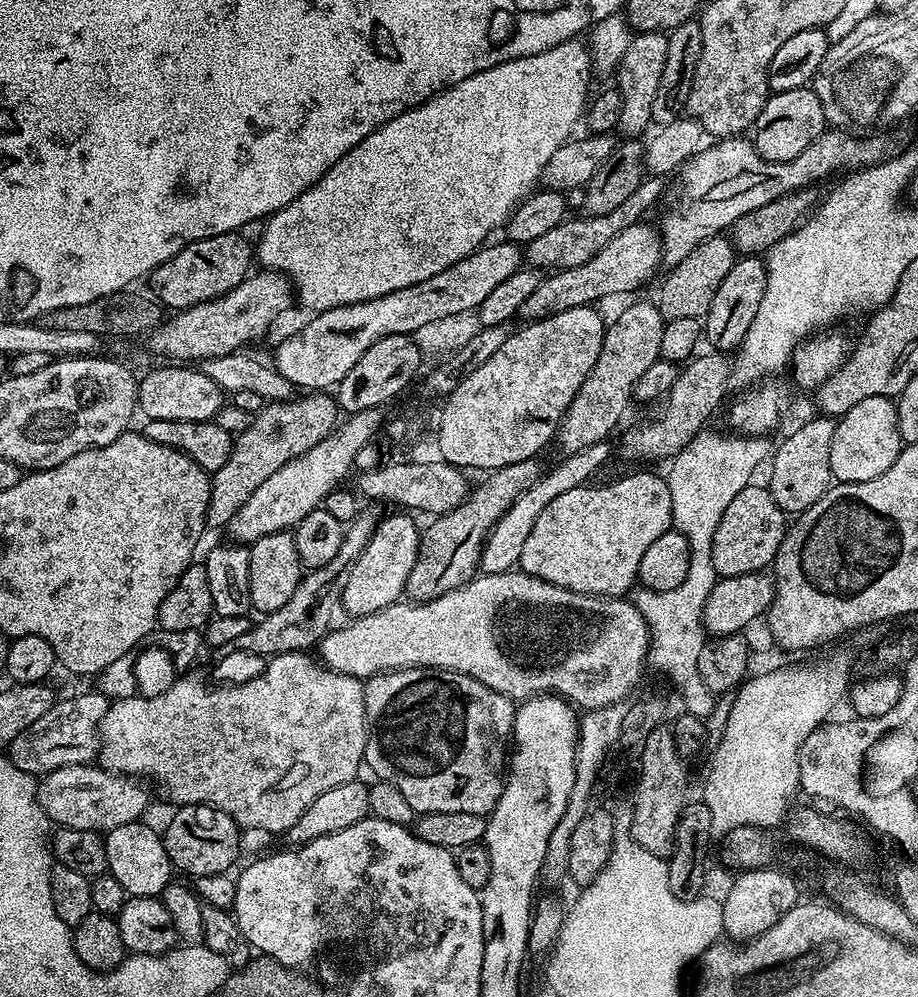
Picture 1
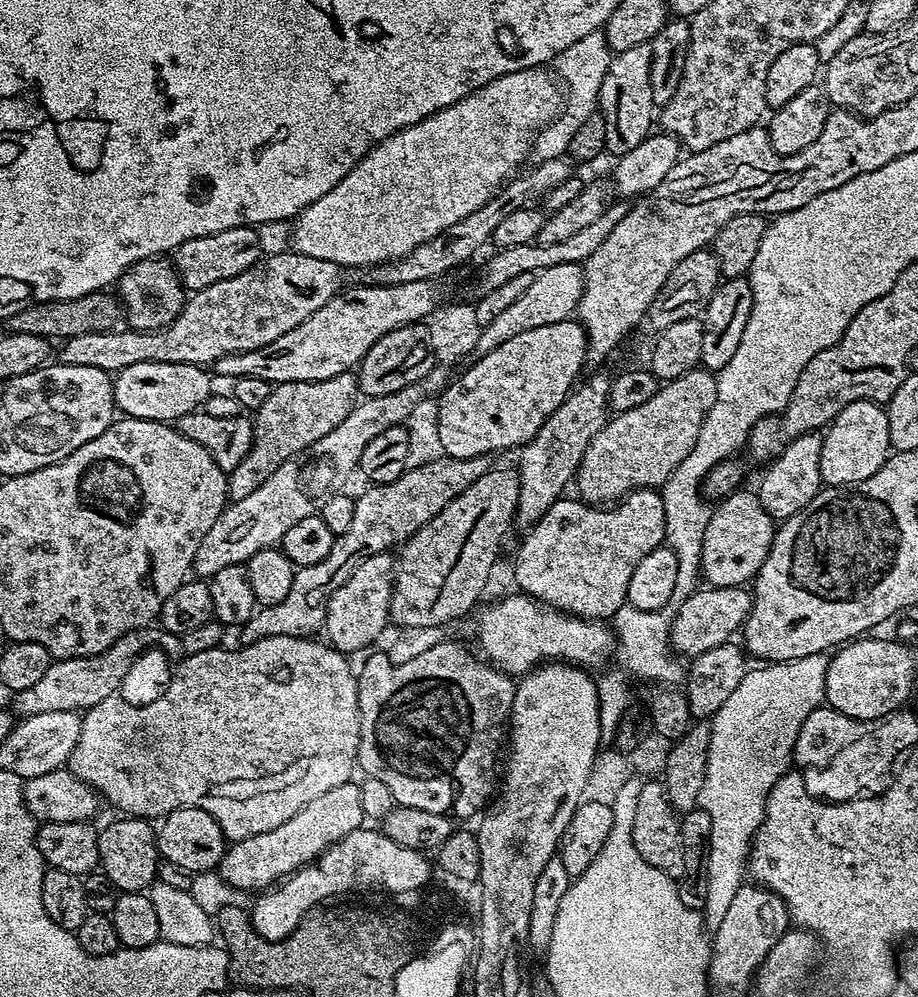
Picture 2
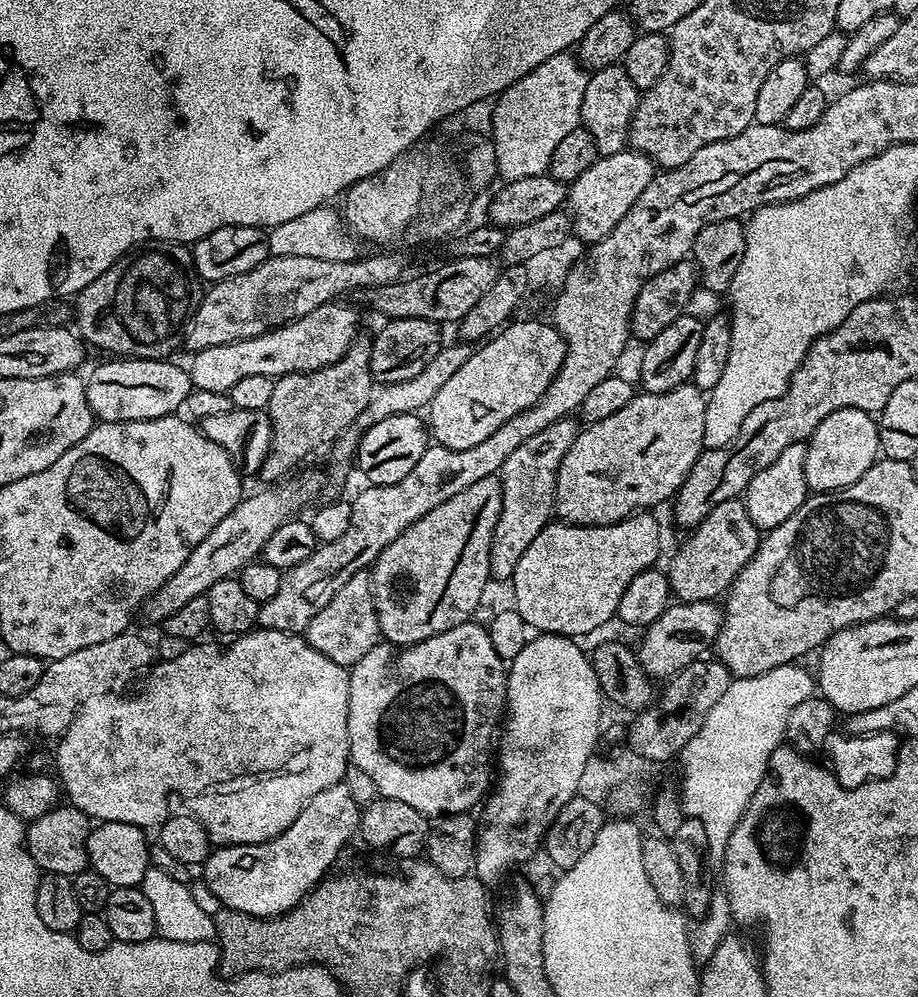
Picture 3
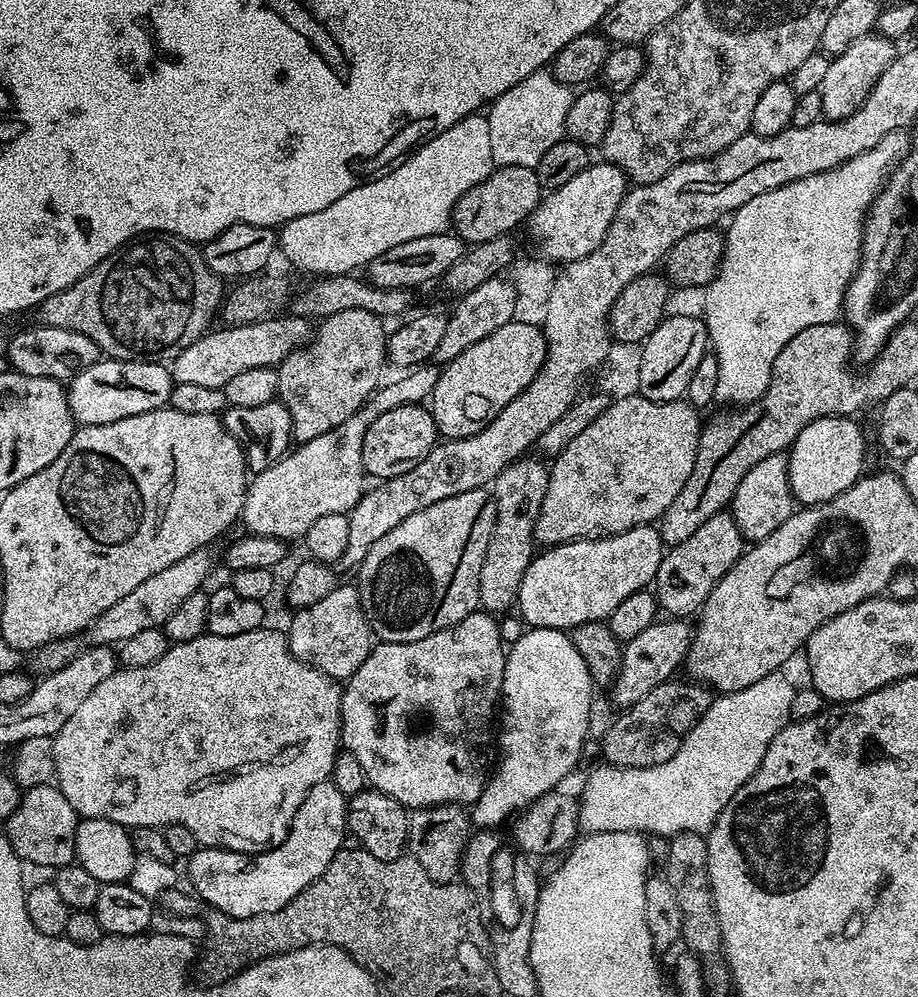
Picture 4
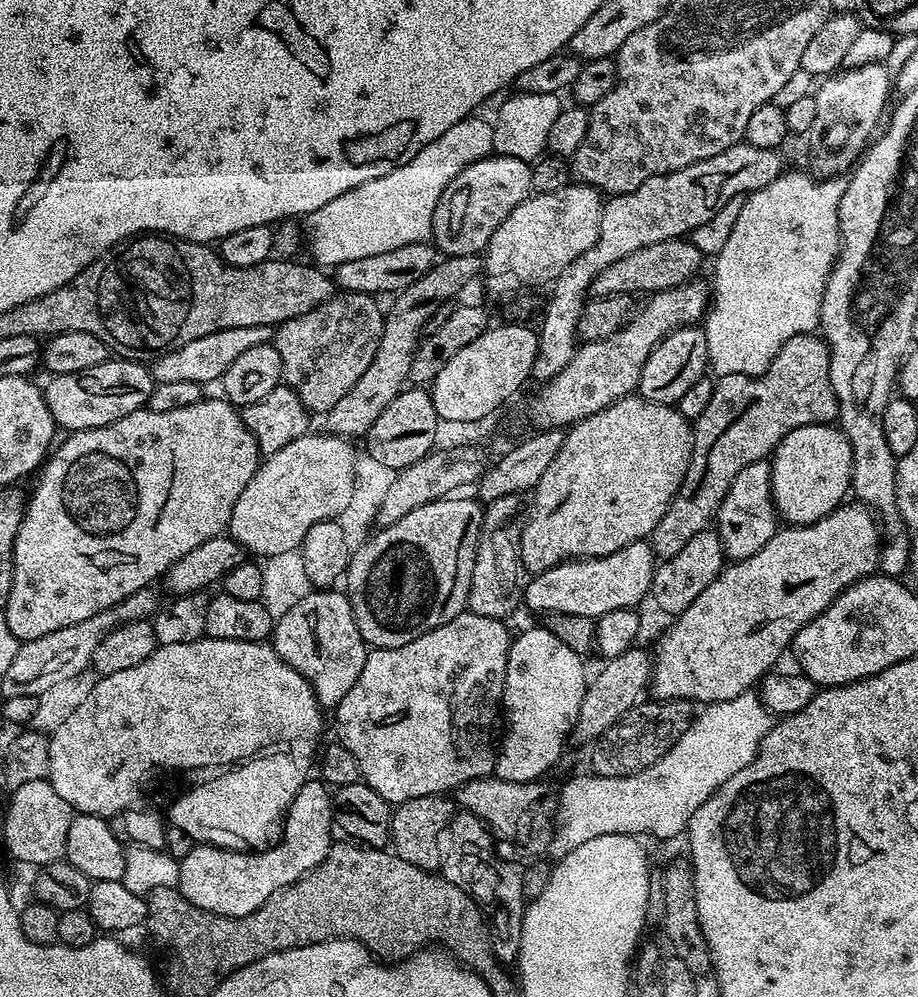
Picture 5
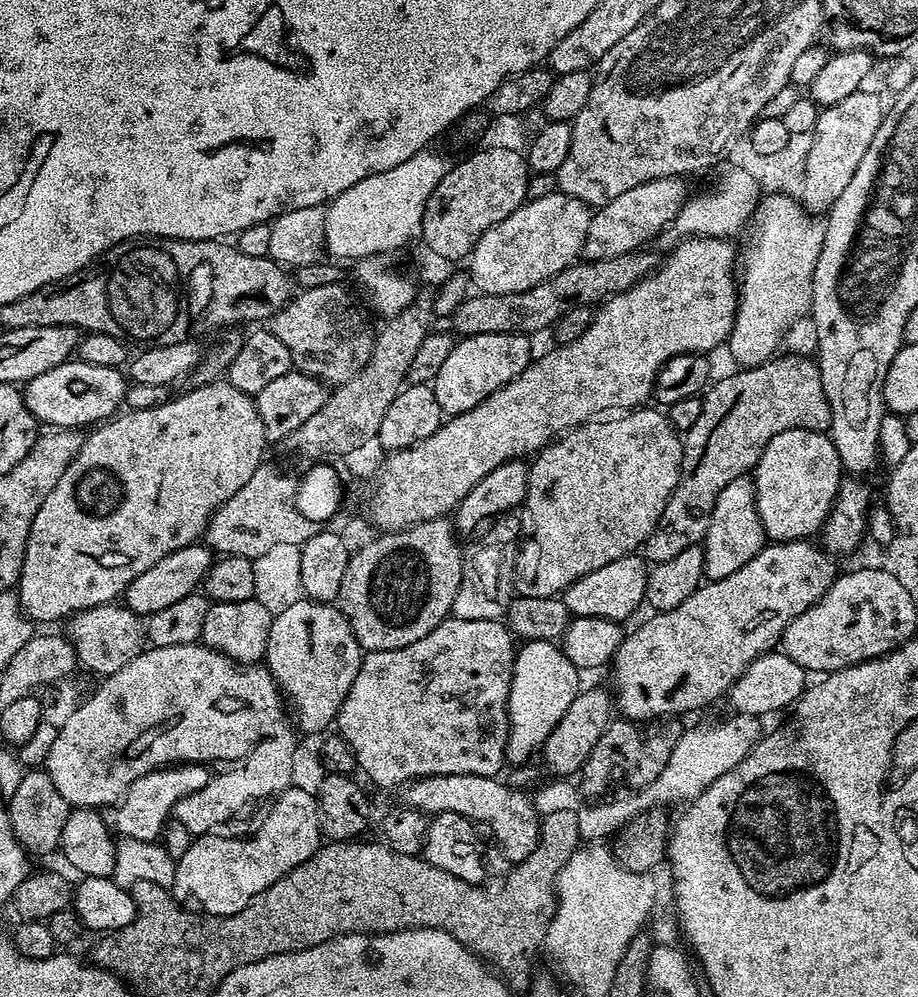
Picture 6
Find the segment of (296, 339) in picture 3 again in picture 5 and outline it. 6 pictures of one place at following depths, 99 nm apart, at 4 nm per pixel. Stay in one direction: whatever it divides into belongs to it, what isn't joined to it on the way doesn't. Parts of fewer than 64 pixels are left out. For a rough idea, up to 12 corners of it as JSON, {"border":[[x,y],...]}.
{"border":[[238,326],[155,357],[155,383],[208,386],[269,326]]}

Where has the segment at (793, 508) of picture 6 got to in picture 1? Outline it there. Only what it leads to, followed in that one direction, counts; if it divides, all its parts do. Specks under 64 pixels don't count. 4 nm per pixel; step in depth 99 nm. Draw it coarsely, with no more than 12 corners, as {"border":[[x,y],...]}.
{"border":[[862,398],[836,420],[833,481],[870,482],[901,447],[895,403]]}

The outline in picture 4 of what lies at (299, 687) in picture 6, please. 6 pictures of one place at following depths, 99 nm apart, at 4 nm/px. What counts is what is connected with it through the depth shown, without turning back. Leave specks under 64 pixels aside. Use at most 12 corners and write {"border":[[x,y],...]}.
{"border":[[352,582],[293,611],[288,651],[337,682],[374,647]]}

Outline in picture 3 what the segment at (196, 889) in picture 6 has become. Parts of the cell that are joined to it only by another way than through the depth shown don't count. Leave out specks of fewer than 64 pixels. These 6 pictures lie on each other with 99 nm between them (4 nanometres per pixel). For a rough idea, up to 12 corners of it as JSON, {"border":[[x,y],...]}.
{"border":[[343,782],[280,836],[209,852],[226,908],[280,916],[329,875],[360,826]]}

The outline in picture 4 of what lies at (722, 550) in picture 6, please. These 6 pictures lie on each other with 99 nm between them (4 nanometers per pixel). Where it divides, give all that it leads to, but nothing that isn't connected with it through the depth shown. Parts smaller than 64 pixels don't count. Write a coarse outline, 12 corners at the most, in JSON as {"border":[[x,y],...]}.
{"border":[[787,451],[757,462],[730,511],[745,541],[770,538],[797,507]]}

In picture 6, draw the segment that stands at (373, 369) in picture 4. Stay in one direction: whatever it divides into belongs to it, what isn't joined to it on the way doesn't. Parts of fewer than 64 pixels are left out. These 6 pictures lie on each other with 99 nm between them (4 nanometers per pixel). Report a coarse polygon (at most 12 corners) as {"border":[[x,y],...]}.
{"border":[[344,287],[297,291],[271,332],[293,369],[350,382],[376,341]]}

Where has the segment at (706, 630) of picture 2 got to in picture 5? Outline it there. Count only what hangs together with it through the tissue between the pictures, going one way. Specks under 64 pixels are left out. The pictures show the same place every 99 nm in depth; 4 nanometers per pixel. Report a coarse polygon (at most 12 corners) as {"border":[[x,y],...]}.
{"border":[[640,646],[587,681],[575,739],[599,740],[650,692]]}

